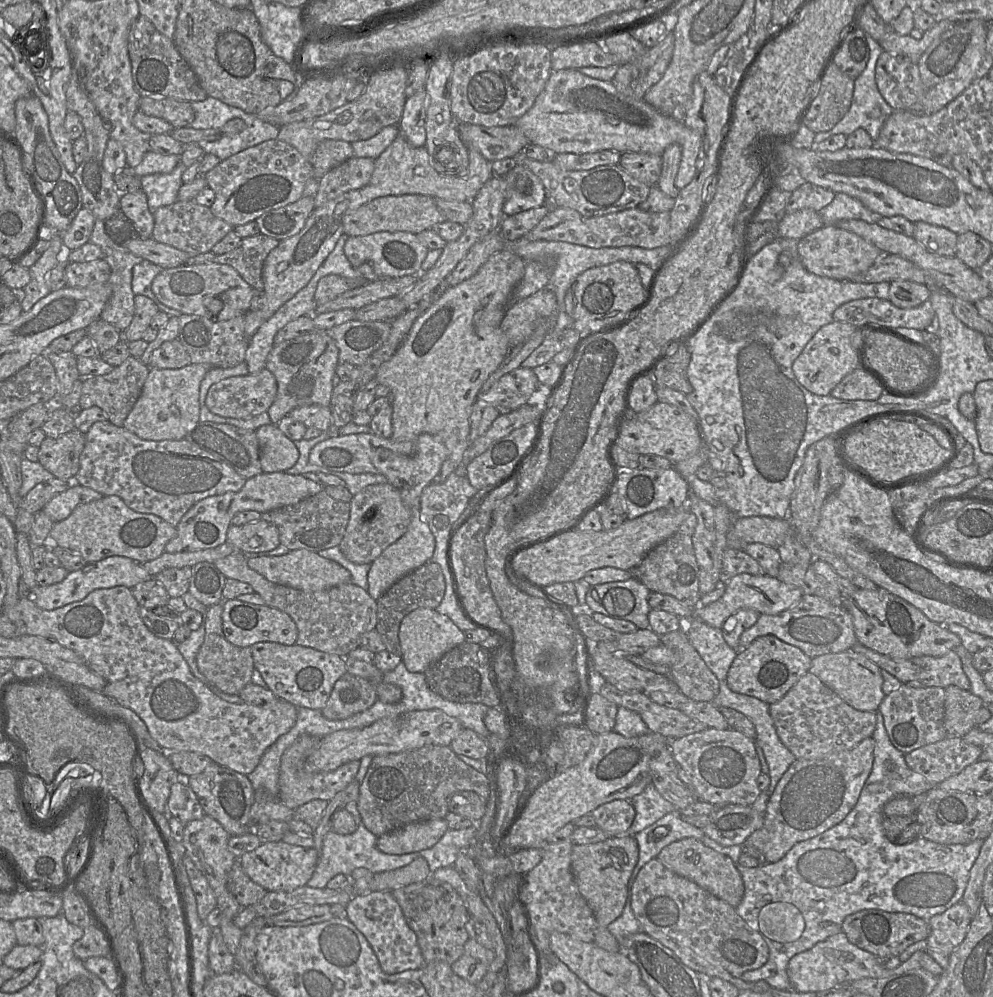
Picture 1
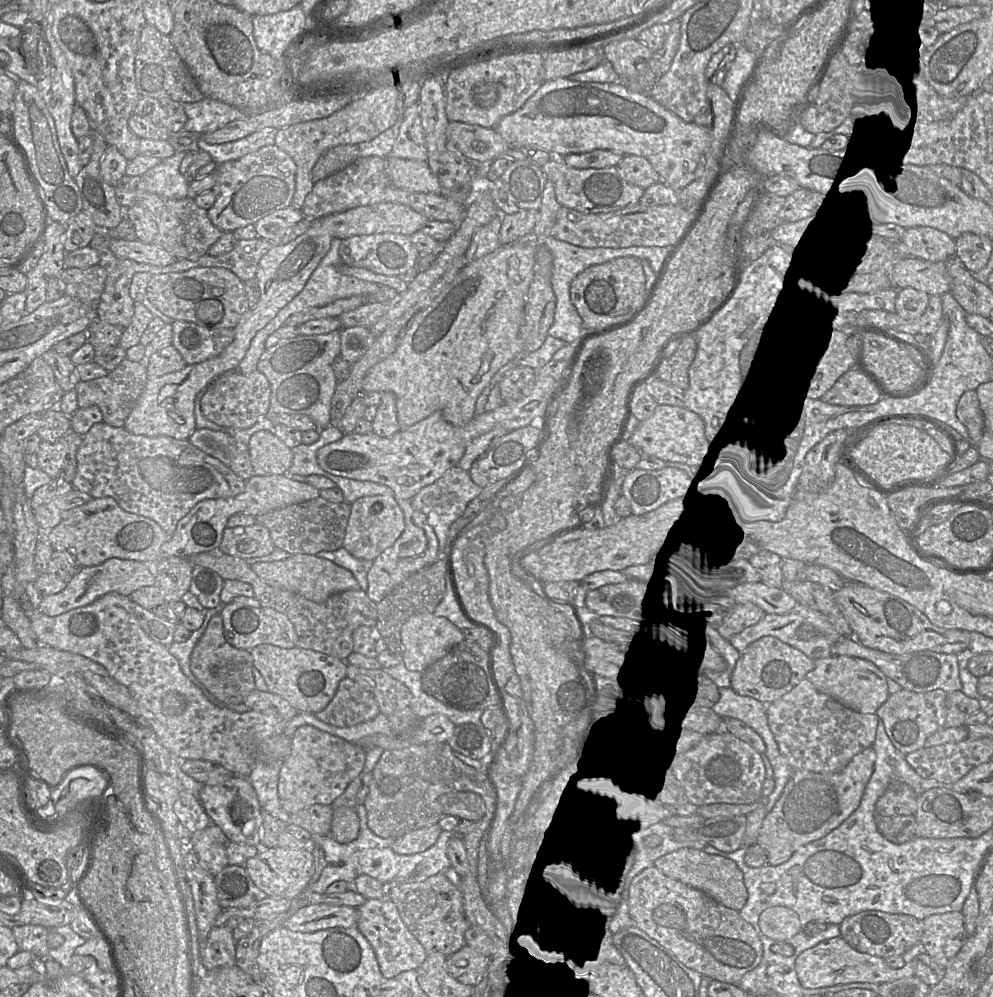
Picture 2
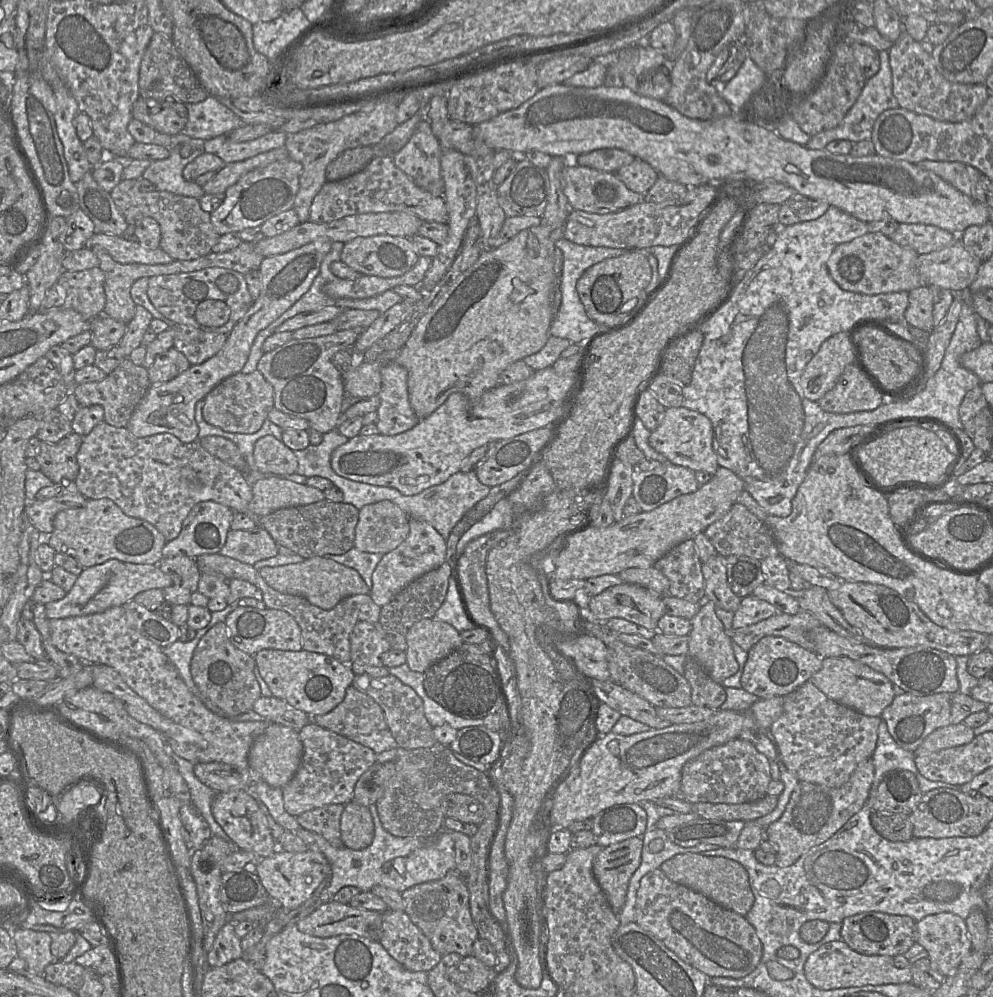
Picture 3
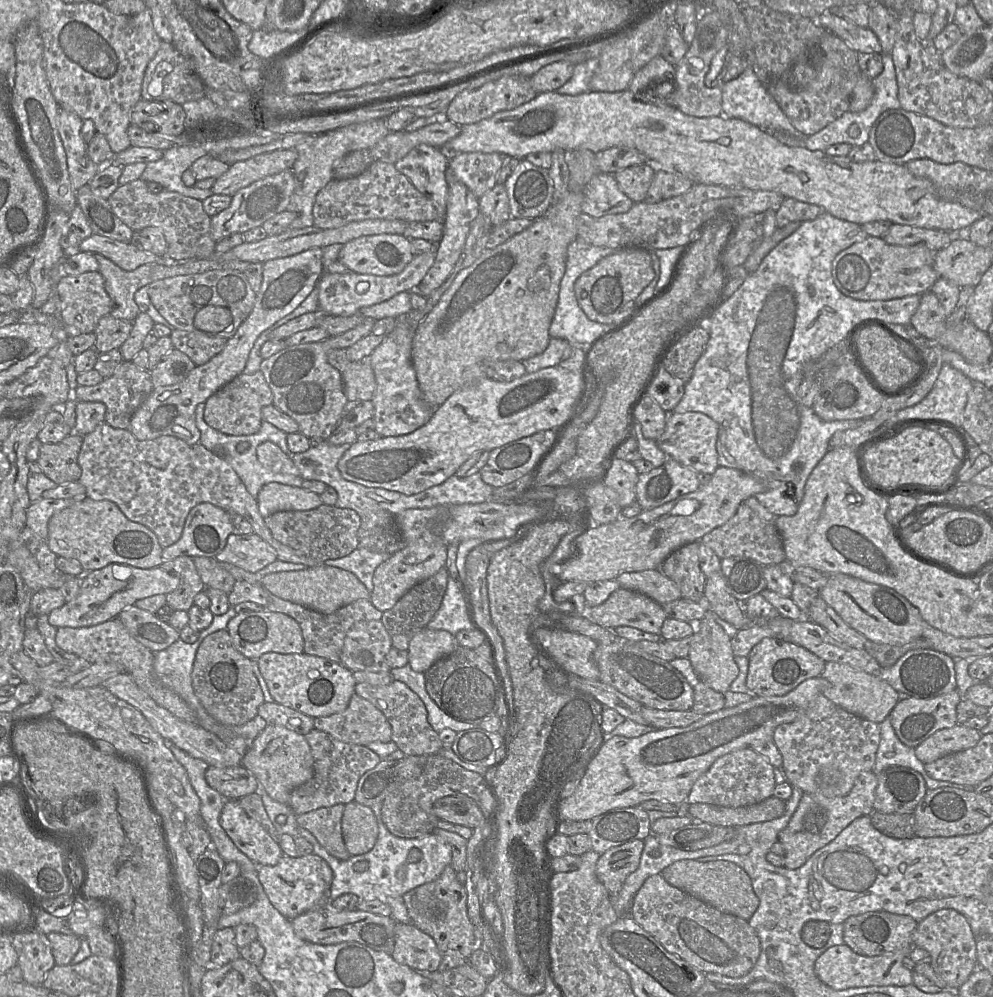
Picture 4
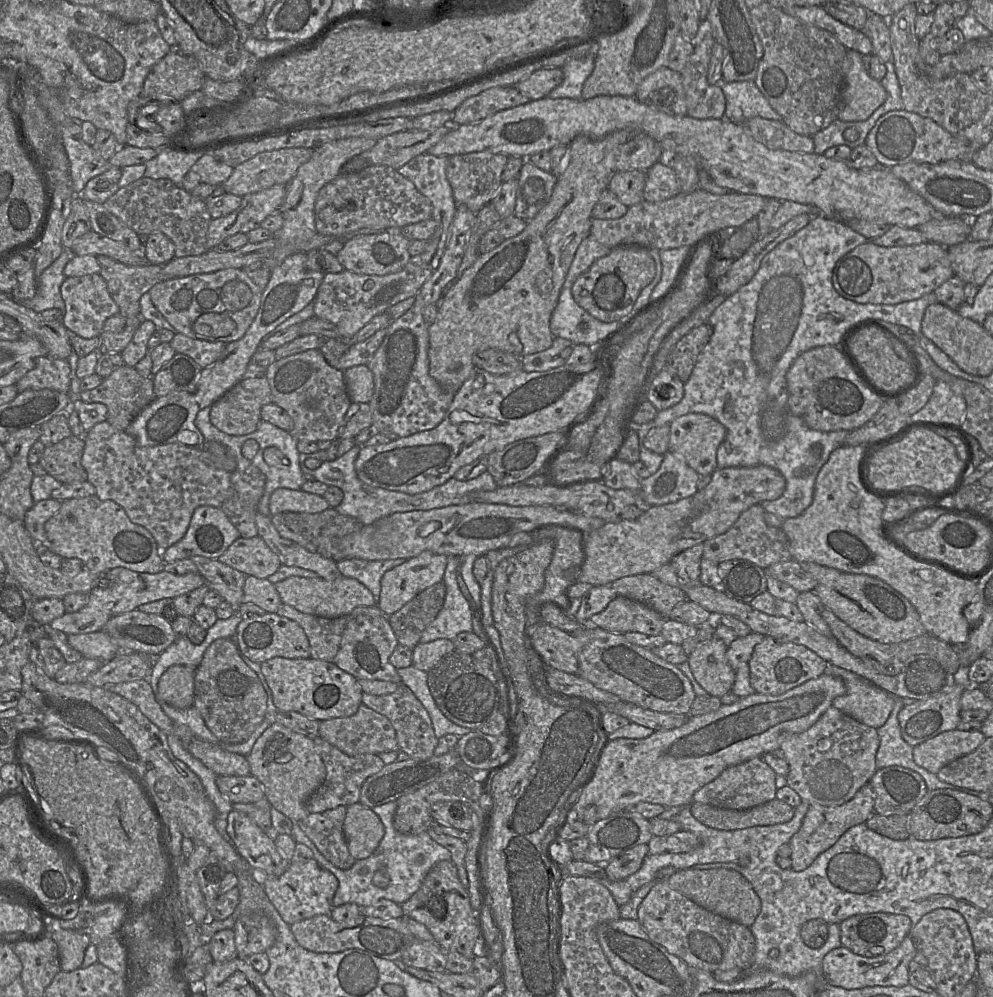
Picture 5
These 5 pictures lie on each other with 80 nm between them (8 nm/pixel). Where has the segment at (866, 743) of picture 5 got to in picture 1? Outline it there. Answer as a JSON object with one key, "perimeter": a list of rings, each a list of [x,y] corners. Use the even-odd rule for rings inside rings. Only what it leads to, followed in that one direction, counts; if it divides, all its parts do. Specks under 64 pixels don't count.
{"perimeter":[[[809,671],[782,699],[770,704],[769,711],[777,735],[796,759],[816,759],[831,752],[849,750],[872,737],[876,725],[876,712],[851,707]]]}

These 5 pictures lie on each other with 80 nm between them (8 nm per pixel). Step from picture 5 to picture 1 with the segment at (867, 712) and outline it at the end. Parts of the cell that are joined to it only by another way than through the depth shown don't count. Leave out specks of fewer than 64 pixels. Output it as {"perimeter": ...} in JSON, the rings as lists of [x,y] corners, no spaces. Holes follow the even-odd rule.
{"perimeter":[[[851,649],[812,658],[809,672],[816,675],[848,705],[860,711],[876,712],[885,697],[882,691],[881,669],[865,656]]]}

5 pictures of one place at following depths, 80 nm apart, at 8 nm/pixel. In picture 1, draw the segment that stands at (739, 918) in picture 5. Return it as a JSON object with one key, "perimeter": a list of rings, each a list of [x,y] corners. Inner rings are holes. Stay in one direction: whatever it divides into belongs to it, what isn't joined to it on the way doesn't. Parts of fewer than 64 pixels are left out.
{"perimeter":[[[683,838],[664,847],[657,859],[670,871],[683,876],[708,890],[716,897],[737,907],[744,896],[744,882],[733,860],[705,846],[696,838]]]}

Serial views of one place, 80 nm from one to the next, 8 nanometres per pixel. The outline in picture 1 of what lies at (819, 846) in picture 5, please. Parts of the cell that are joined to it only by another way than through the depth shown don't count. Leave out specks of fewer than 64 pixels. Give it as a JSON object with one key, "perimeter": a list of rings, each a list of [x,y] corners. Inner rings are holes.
{"perimeter":[[[873,737],[862,740],[855,747],[841,752],[831,752],[816,759],[796,759],[778,781],[769,796],[764,823],[744,842],[758,849],[766,863],[777,862],[798,842],[813,838],[840,823],[853,809],[872,770],[875,741]]]}

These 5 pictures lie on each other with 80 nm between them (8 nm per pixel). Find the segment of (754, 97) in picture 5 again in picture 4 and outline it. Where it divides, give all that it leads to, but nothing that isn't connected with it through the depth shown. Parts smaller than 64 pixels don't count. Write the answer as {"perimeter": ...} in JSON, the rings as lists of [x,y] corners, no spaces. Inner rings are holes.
{"perimeter":[[[753,67],[747,68],[736,79],[722,84],[722,115],[727,118],[738,118],[751,123],[766,133],[784,131],[797,138],[805,139],[804,134],[797,130],[782,111],[775,99],[762,85]]]}

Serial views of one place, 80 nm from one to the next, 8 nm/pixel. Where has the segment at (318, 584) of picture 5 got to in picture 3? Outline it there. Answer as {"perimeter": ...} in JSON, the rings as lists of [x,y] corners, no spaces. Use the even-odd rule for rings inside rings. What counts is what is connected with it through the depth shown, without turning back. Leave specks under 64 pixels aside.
{"perimeter":[[[312,557],[299,563],[282,566],[265,566],[259,570],[259,573],[273,589],[284,594],[304,597],[311,604],[324,610],[332,609],[346,597],[370,594],[365,581],[355,569],[327,557]]]}

